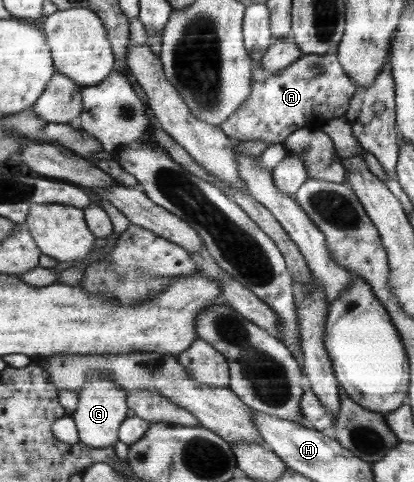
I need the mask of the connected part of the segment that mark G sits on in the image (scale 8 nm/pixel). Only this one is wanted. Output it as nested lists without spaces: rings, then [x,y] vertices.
[[[91,375],[86,387],[78,393],[78,404],[71,416],[76,423],[81,442],[91,447],[104,448],[113,446],[119,440],[118,430],[128,418],[127,411],[129,411],[127,391],[105,377]]]

